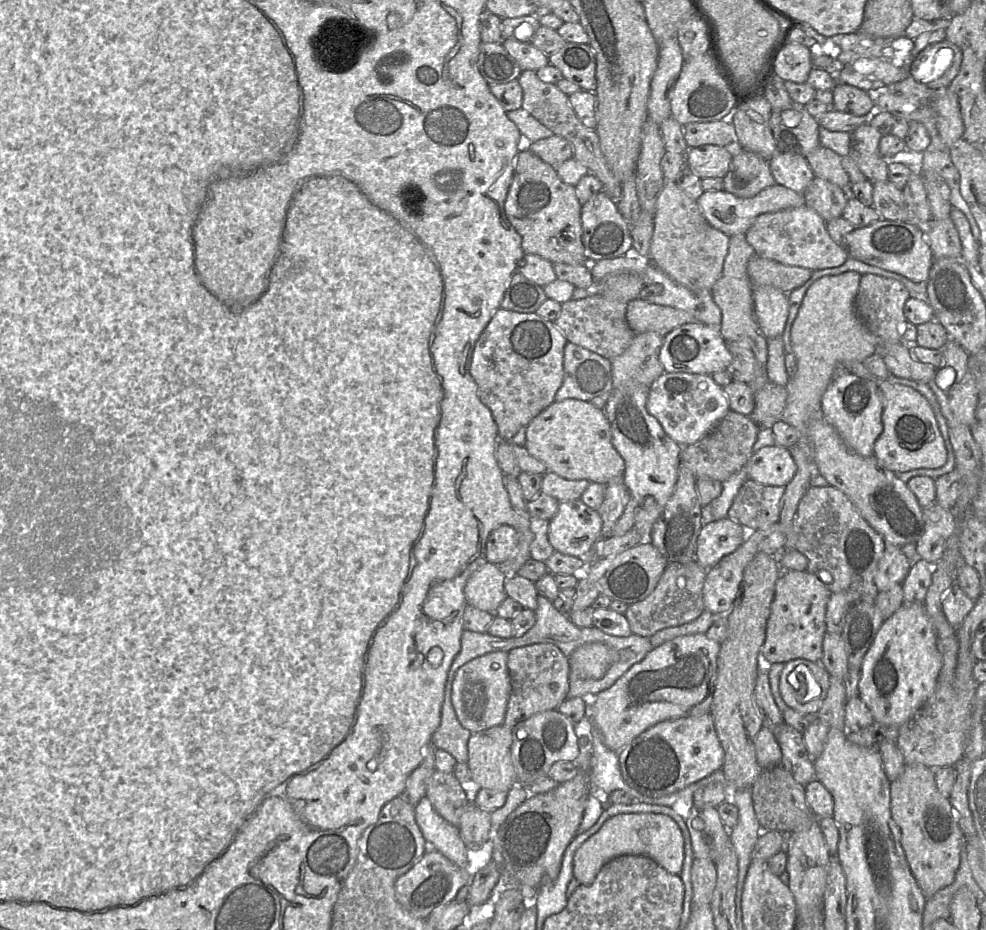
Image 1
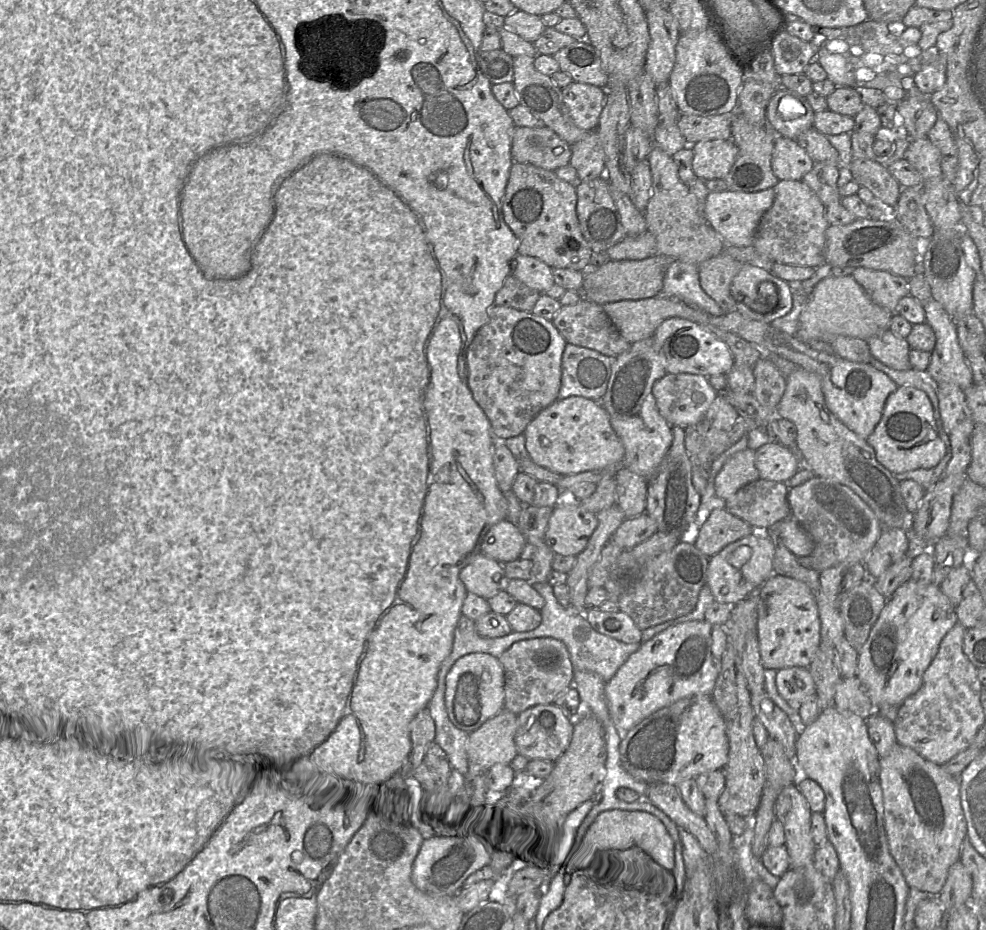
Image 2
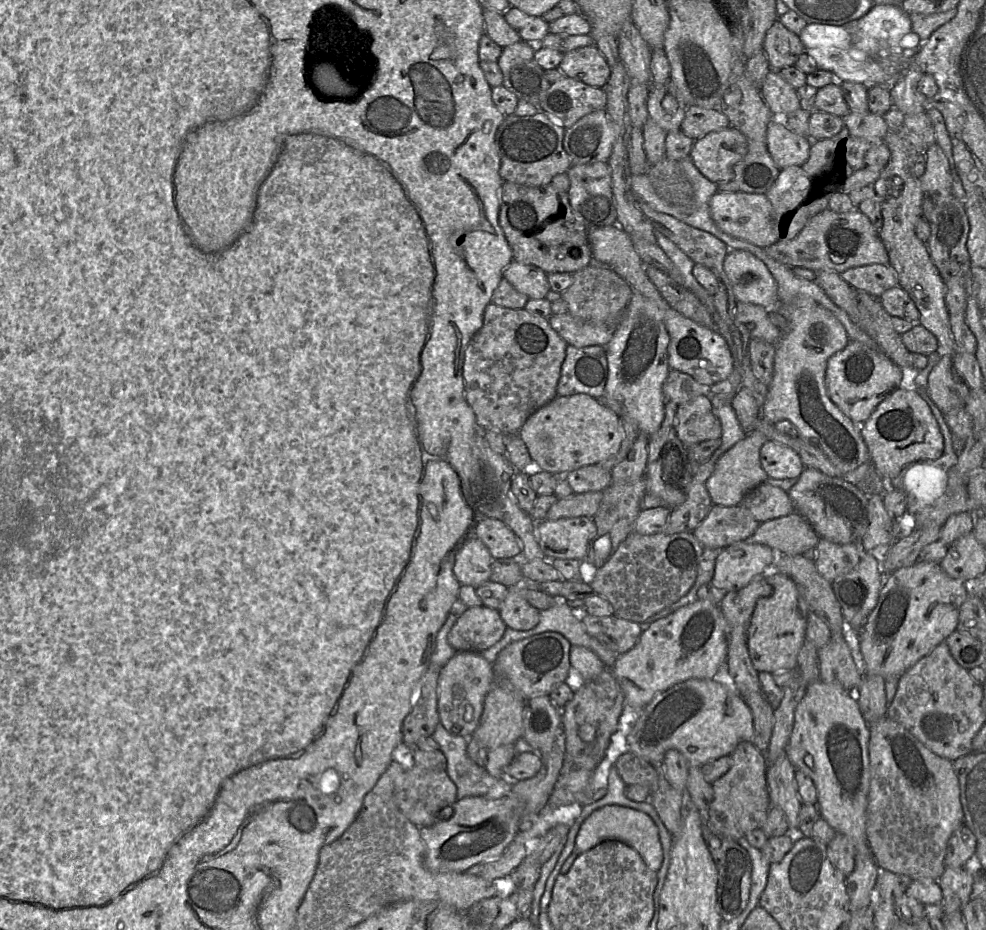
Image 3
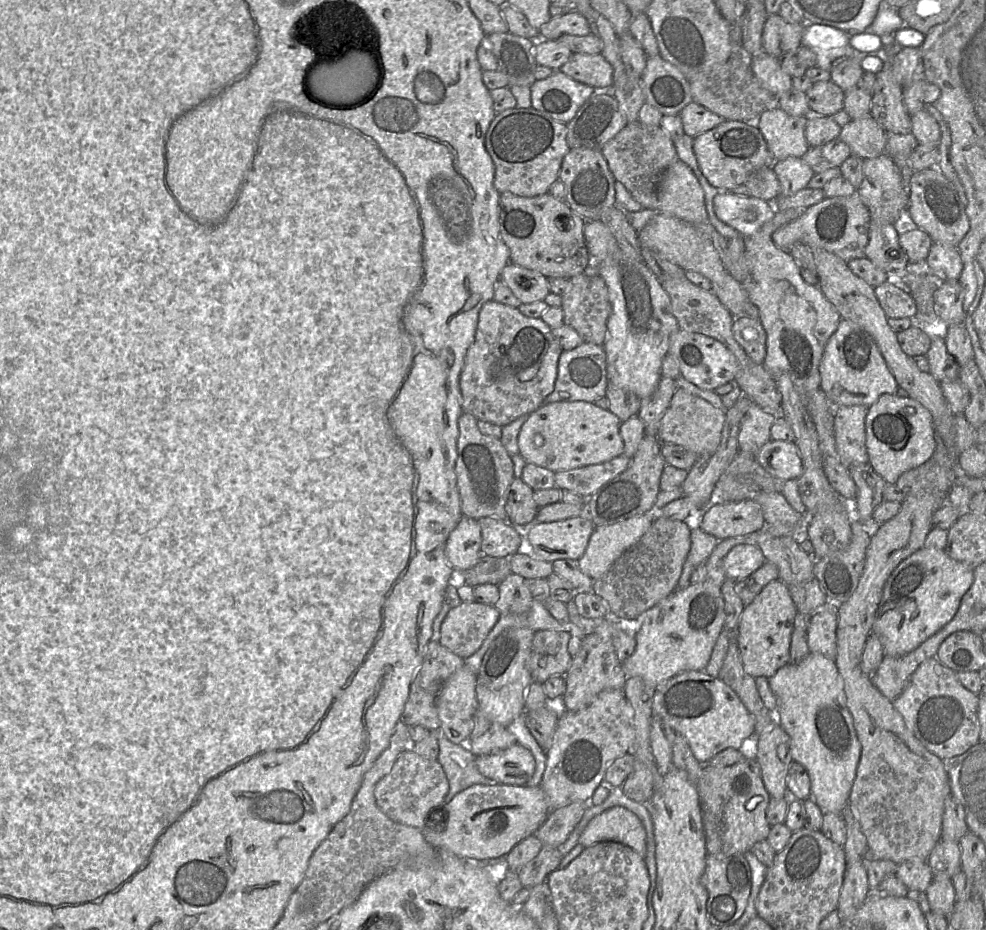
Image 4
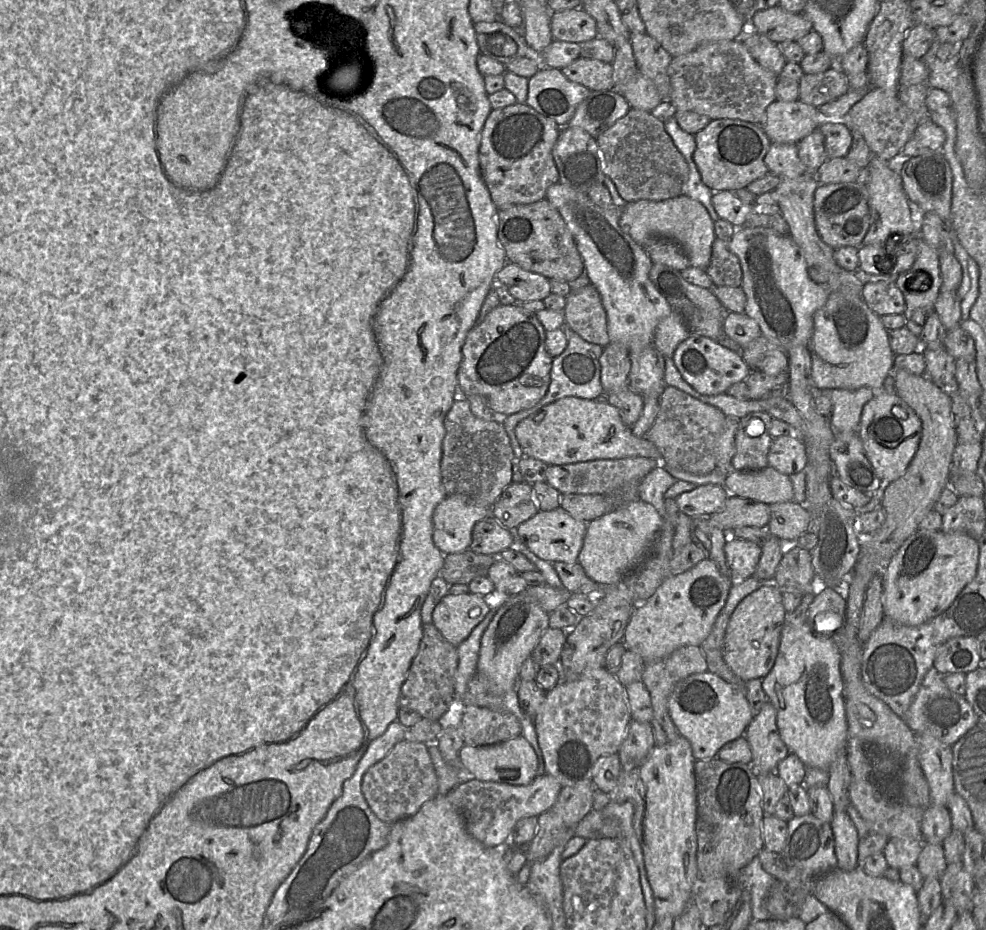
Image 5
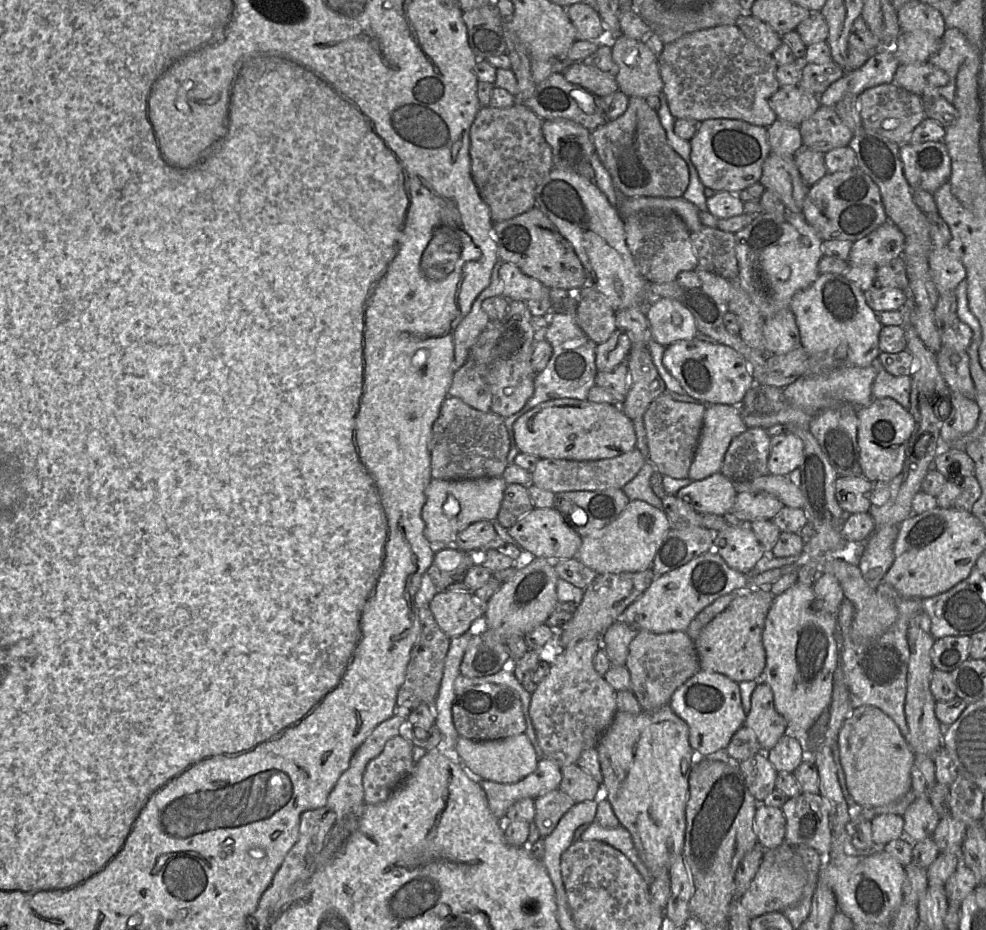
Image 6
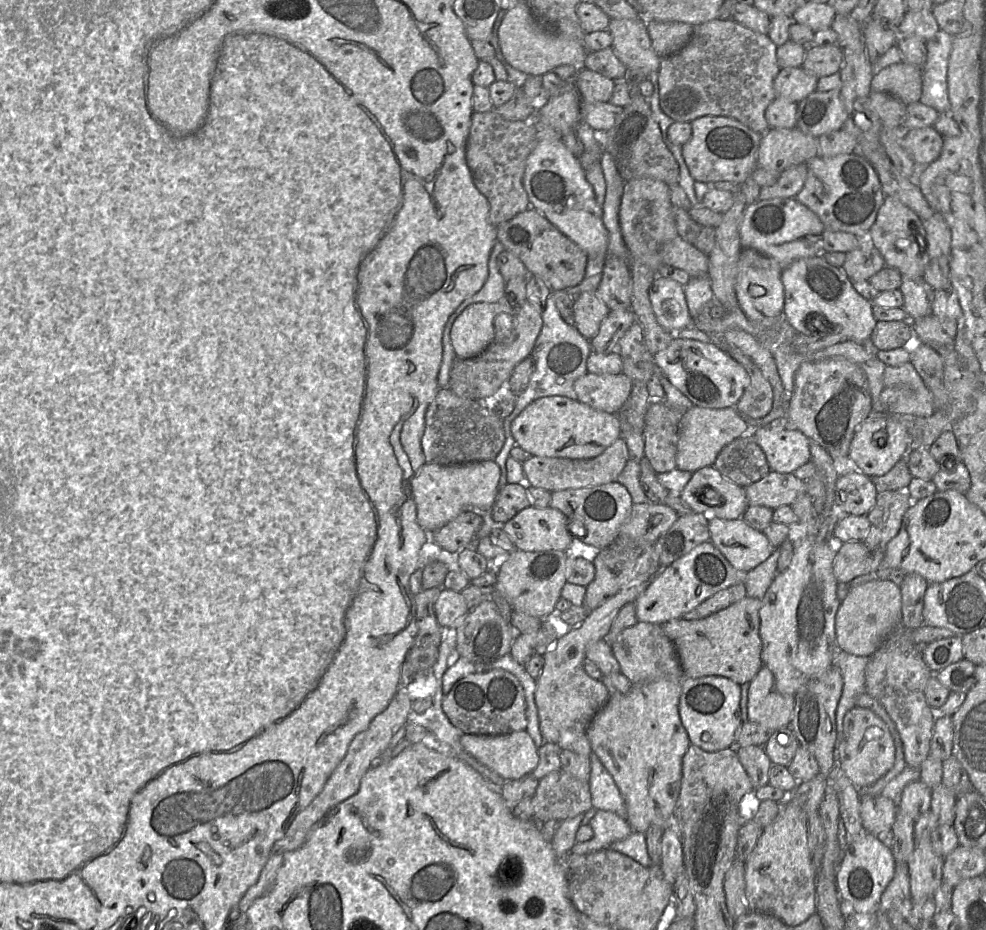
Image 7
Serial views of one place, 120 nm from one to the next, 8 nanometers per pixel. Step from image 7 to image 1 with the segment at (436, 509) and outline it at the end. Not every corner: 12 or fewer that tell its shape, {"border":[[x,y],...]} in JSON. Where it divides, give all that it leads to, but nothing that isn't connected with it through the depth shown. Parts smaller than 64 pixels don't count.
{"border":[[483,562],[468,578],[469,605],[495,614],[508,574]]}

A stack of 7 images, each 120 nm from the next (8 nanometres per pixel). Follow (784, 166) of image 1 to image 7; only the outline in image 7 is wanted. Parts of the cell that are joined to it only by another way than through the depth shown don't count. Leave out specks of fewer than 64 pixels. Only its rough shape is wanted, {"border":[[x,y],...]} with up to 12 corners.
{"border":[[801,67],[782,68],[775,97],[799,103],[818,78]]}

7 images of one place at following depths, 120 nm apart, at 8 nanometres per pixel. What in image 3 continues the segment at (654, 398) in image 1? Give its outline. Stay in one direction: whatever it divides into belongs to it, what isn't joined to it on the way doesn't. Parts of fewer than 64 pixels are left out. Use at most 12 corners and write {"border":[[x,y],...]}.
{"border":[[670,369],[665,401],[678,406],[704,395],[704,385]]}

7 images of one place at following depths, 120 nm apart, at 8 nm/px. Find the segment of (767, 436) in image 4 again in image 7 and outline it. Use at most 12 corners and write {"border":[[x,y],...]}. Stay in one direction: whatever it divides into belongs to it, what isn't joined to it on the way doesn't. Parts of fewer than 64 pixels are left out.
{"border":[[750,432],[729,443],[712,467],[743,488],[771,471]]}

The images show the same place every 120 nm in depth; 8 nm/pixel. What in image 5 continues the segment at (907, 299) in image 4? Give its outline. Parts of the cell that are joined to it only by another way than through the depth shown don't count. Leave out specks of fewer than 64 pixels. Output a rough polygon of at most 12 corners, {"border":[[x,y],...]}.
{"border":[[868,282],[861,297],[878,317],[903,315],[894,282]]}

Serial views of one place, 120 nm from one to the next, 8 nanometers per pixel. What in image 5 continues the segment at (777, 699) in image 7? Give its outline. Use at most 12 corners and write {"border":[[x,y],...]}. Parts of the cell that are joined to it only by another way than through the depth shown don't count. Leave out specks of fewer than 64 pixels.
{"border":[[765,702],[748,725],[753,773],[776,773],[789,750]]}

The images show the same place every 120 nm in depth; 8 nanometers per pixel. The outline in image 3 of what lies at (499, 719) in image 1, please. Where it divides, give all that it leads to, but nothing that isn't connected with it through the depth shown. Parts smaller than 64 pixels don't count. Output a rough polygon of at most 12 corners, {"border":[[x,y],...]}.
{"border":[[457,652],[441,669],[440,723],[470,738],[493,665],[480,652]]}

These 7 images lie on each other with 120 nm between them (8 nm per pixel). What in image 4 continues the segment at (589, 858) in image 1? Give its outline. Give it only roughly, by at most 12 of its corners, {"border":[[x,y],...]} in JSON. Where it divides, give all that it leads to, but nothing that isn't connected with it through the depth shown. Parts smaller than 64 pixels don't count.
{"border":[[615,806],[587,824],[578,844],[616,842],[644,859],[645,827]]}

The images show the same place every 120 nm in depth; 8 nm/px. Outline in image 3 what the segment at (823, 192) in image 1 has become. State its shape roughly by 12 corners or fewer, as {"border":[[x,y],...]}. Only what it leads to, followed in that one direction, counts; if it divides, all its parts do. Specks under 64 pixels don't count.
{"border":[[839,140],[812,141],[801,167],[814,186],[846,162]]}

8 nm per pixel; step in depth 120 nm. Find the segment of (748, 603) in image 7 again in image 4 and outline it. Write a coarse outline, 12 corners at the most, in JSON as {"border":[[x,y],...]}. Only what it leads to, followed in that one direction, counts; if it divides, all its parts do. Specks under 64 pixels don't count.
{"border":[[773,580],[746,605],[737,644],[750,676],[790,662],[797,614]]}

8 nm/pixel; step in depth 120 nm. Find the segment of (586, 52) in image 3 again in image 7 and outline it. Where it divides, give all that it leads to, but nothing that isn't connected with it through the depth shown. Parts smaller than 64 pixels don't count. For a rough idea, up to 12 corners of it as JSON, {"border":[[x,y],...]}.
{"border":[[585,68],[574,84],[581,100],[609,102],[613,79]]}

